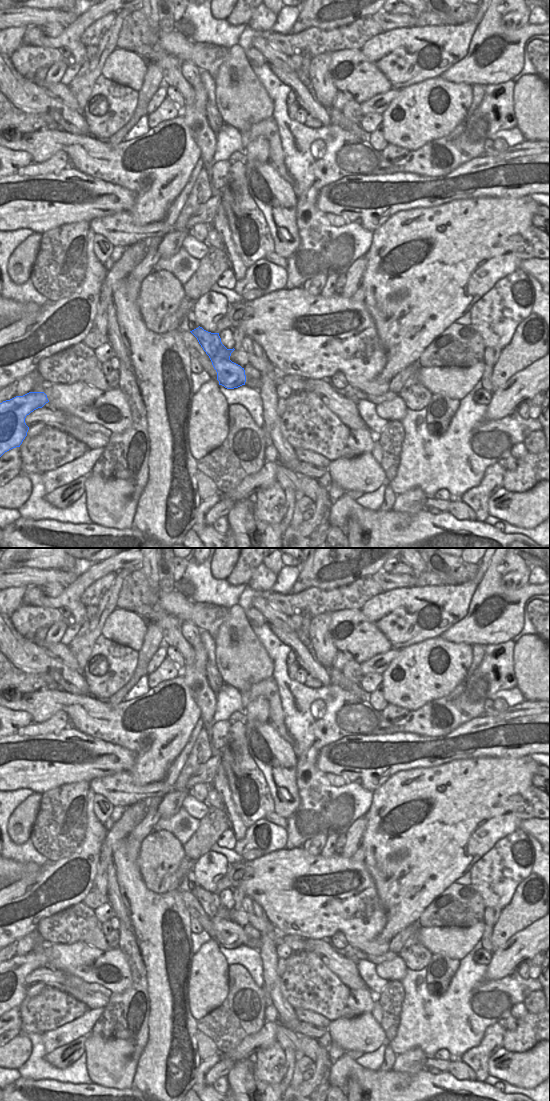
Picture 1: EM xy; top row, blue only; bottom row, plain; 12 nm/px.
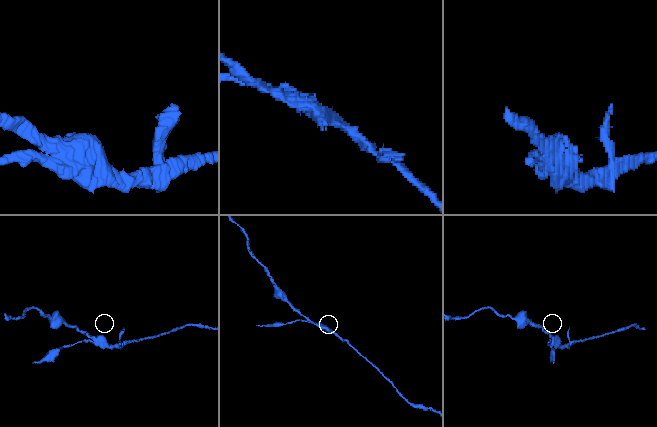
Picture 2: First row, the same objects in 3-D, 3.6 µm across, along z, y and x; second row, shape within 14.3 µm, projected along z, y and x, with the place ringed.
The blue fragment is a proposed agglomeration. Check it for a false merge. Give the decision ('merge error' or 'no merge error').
merge error

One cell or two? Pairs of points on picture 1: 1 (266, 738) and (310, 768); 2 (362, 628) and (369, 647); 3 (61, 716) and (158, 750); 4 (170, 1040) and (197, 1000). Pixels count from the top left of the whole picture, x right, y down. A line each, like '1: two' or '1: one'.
1: two
2: one
3: two
4: two

